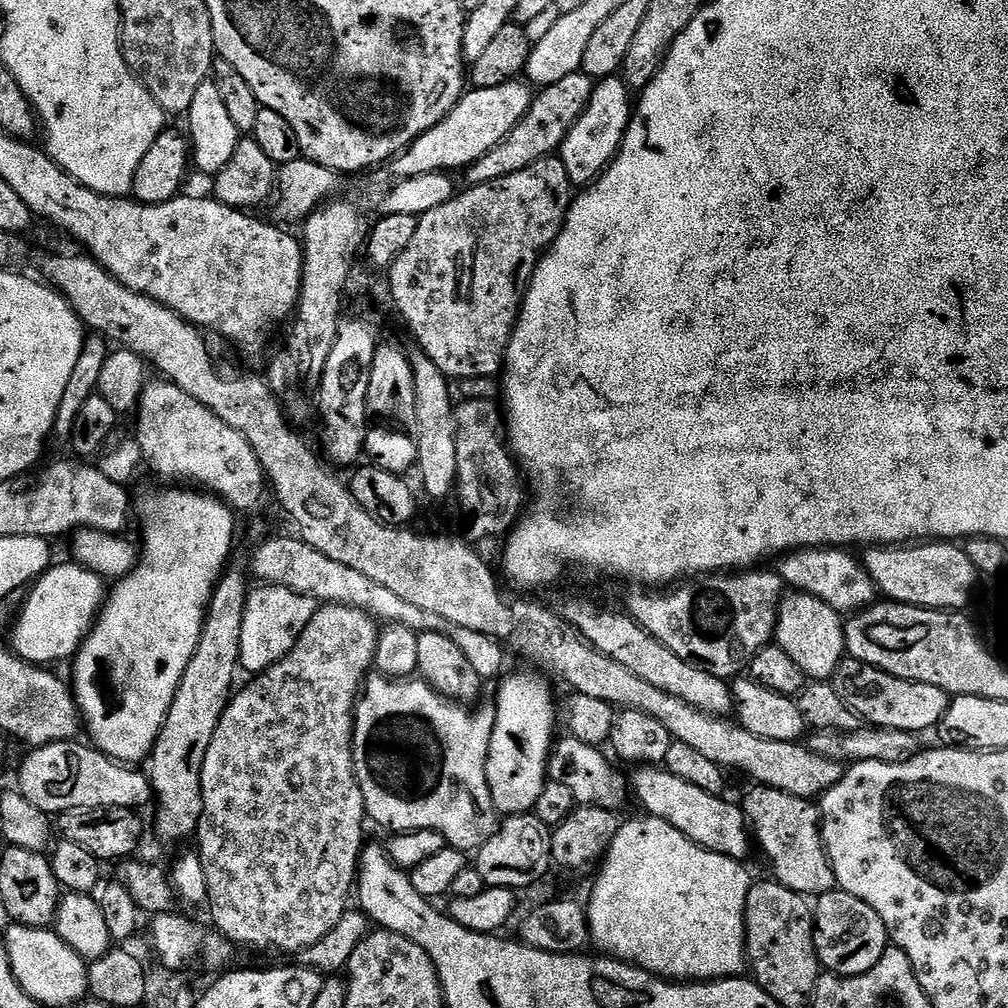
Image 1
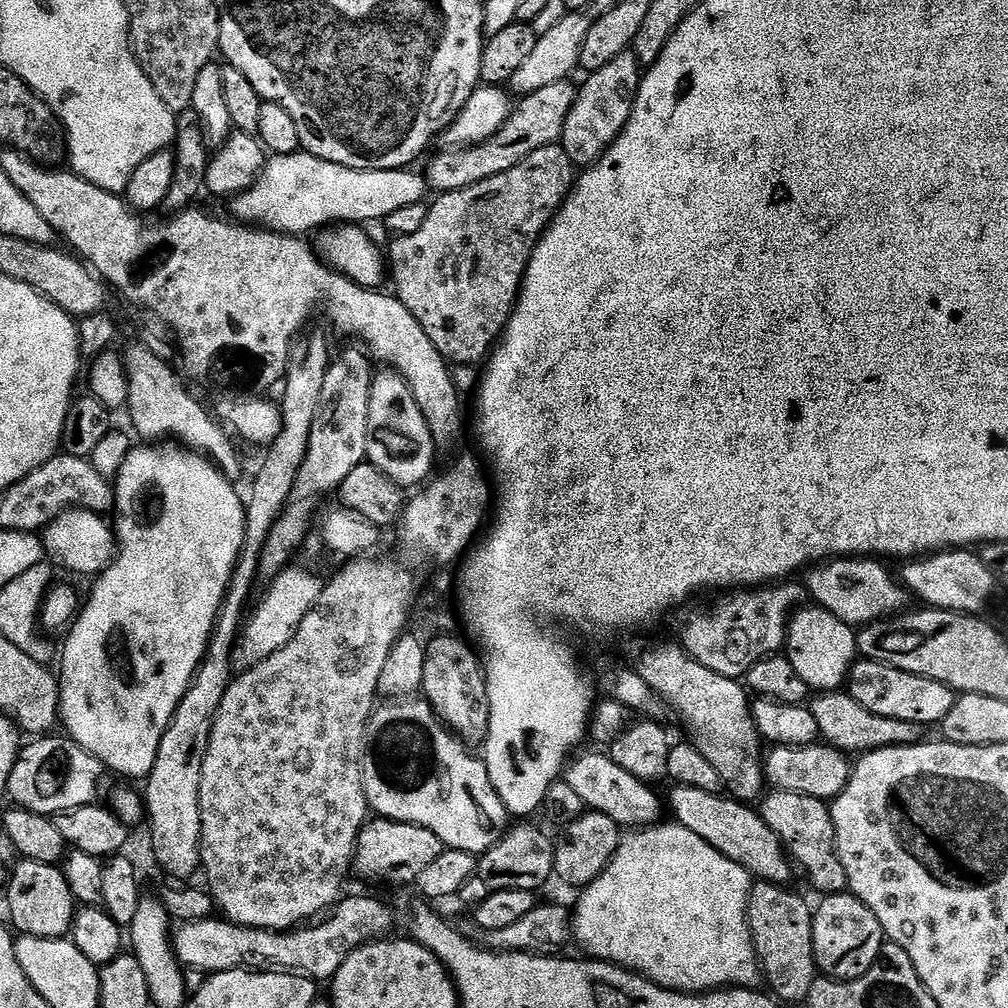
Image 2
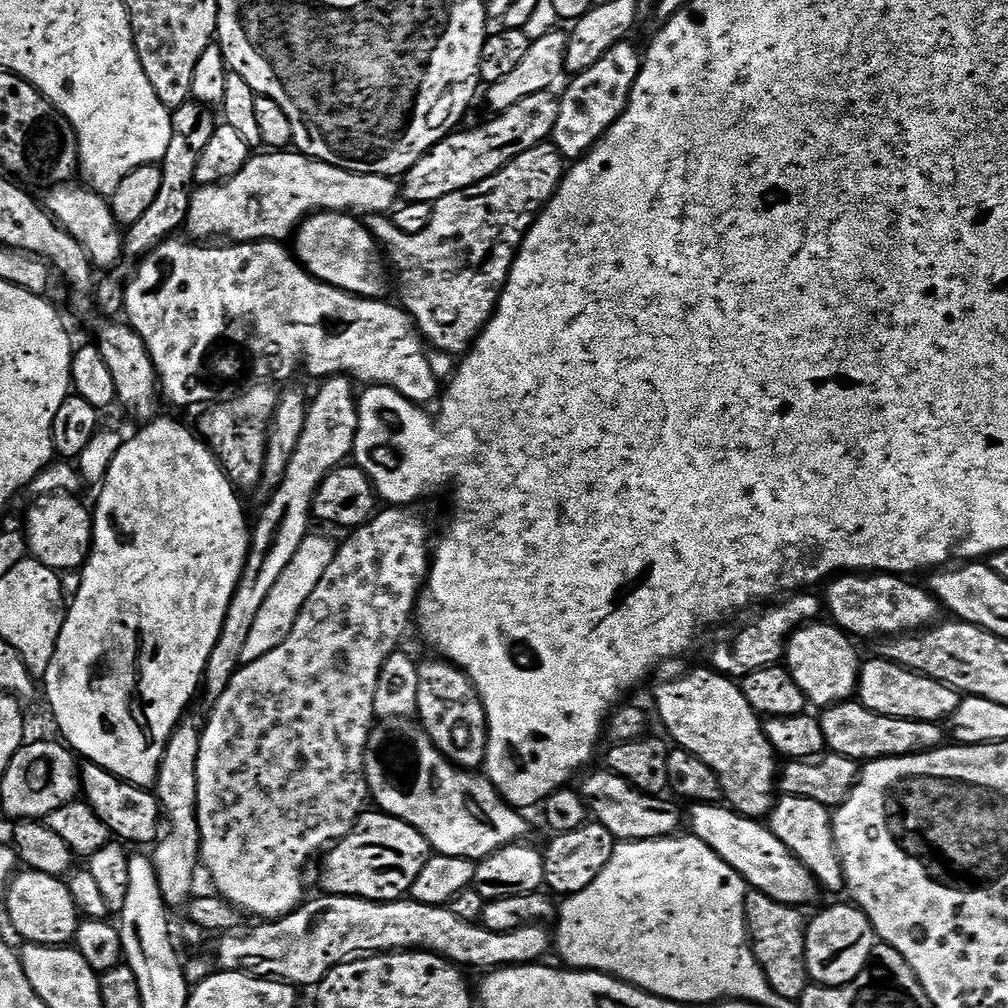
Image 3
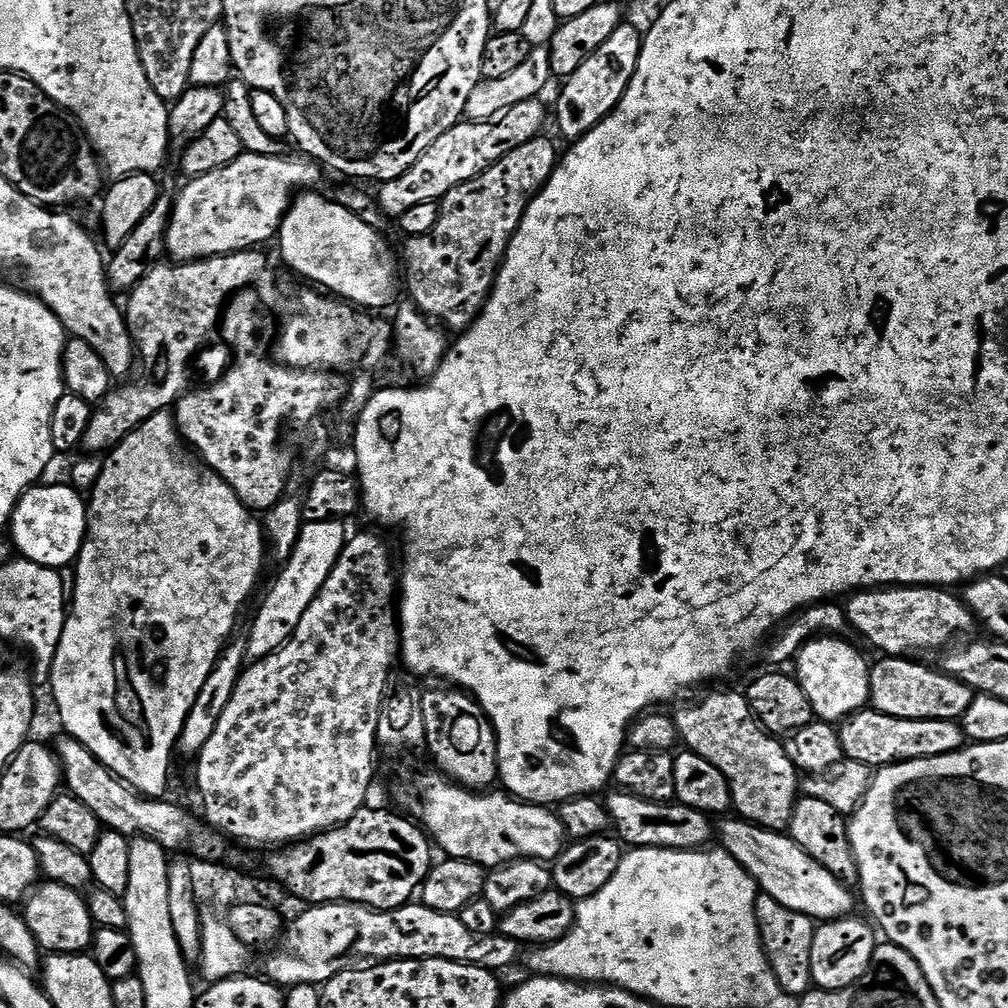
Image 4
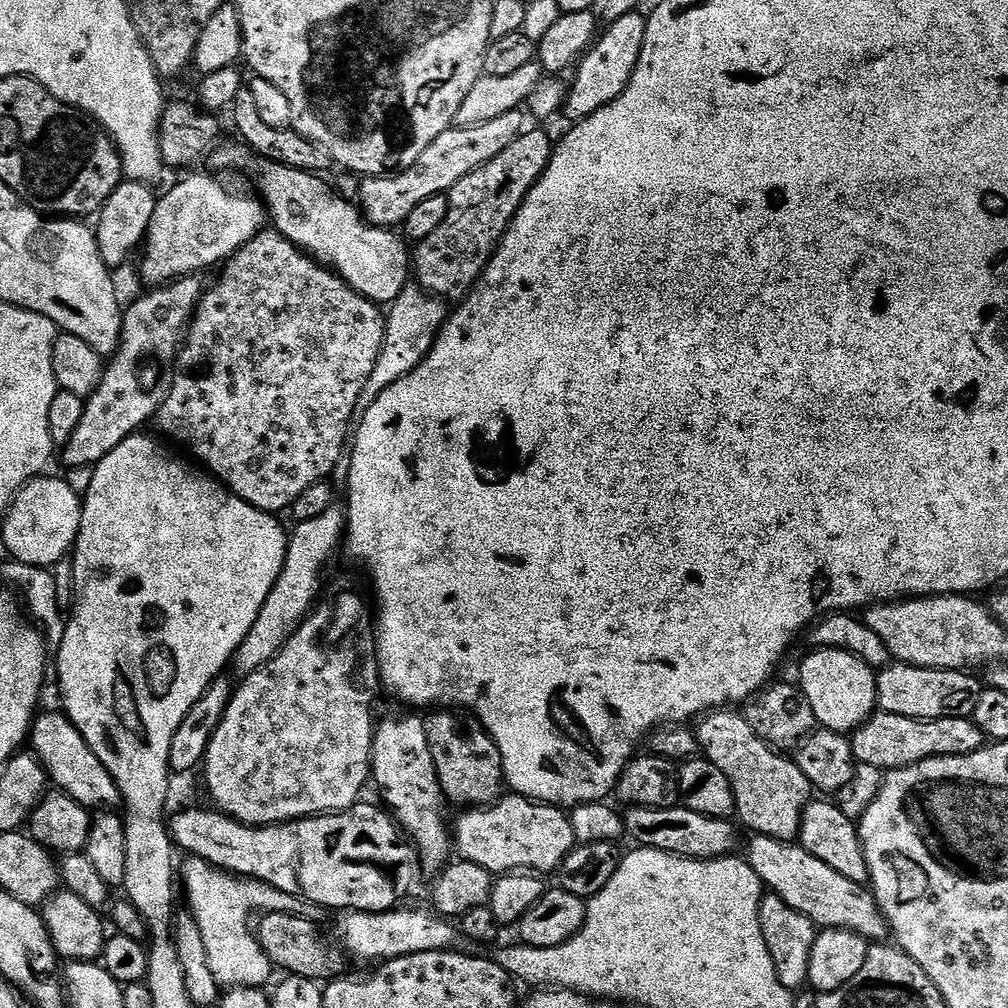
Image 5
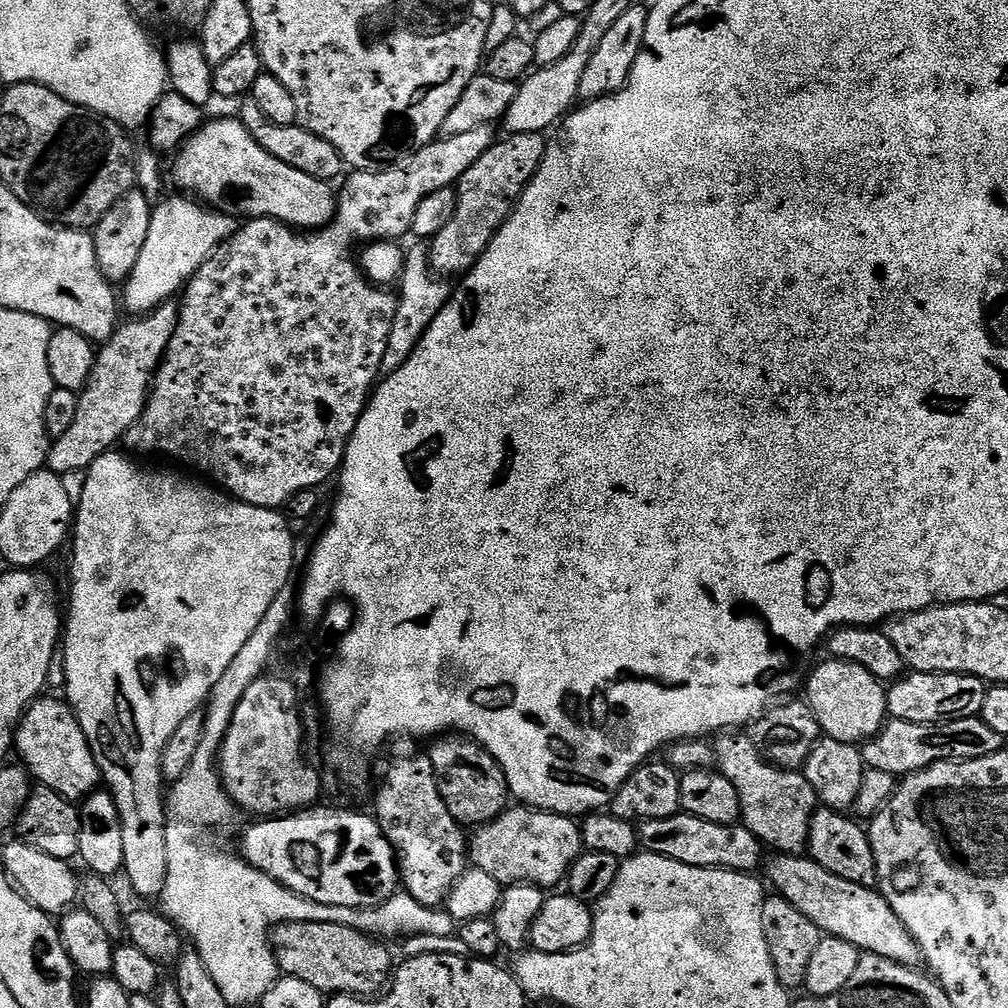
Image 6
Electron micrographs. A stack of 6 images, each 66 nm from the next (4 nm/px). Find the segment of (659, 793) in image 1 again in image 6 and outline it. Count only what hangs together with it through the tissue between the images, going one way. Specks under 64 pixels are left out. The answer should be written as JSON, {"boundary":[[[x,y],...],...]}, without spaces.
{"boundary":[[[776,854],[773,857],[768,864],[768,876],[776,887],[773,889],[792,903],[799,912],[806,914],[806,918],[810,918],[810,922],[814,922],[814,926],[818,926],[821,933],[842,938],[853,944],[855,948],[859,948],[861,953],[873,952],[882,958],[890,958],[896,964],[916,966],[921,963],[918,942],[912,937],[910,930],[902,922],[902,918],[894,914],[890,902],[886,902],[886,898],[880,895],[876,888],[863,888],[854,882],[846,882],[846,878],[838,878],[838,874],[830,874],[830,870],[818,866],[815,860],[805,858],[803,855]]]}

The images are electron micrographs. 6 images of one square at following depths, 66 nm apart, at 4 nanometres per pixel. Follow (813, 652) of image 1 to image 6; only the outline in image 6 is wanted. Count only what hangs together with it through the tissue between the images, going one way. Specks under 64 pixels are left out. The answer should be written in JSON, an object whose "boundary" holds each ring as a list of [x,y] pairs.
{"boundary":[[[825,659],[825,664],[820,664],[816,669],[809,671],[806,676],[806,688],[808,693],[806,699],[808,705],[812,707],[814,718],[818,718],[821,733],[829,740],[846,742],[847,744],[859,745],[865,740],[870,740],[880,732],[886,721],[888,714],[888,694],[885,685],[870,670],[858,666],[849,660]]]}

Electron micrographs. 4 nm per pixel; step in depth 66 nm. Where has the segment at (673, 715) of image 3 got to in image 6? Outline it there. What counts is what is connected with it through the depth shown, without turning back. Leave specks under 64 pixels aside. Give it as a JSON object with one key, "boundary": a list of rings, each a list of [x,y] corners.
{"boundary":[[[720,734],[715,737],[714,747],[716,750],[716,768],[730,778],[734,790],[738,790],[740,799],[740,818],[743,827],[749,828],[759,838],[761,845],[768,844],[777,853],[786,856],[799,856],[807,849],[808,835],[810,834],[810,822],[812,815],[818,807],[818,801],[810,782],[804,776],[803,771],[778,768],[769,764],[767,759],[762,758],[761,749],[751,735],[736,736],[740,734]]]}

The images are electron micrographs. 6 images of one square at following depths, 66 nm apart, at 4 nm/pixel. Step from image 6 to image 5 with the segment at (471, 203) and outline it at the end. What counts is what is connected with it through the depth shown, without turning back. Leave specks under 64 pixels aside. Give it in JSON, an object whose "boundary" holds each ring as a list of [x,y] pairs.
{"boundary":[[[537,130],[530,134],[522,134],[498,154],[498,158],[490,158],[478,170],[466,174],[466,178],[459,180],[447,193],[448,213],[446,222],[430,234],[430,238],[419,241],[414,248],[414,276],[418,279],[418,284],[427,293],[436,297],[441,297],[448,302],[459,302],[469,295],[480,282],[480,277],[488,268],[488,263],[492,261],[492,256],[496,253],[497,247],[504,235],[508,233],[508,227],[518,214],[520,207],[524,205],[524,199],[530,194],[530,190],[542,178],[542,174],[548,168],[548,163],[552,157],[554,140],[551,140],[543,130]]]}

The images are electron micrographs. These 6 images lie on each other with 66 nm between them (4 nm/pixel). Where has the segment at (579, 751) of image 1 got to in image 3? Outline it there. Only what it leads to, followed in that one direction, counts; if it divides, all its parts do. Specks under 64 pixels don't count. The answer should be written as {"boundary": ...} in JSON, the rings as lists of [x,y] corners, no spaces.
{"boundary":[[[591,772],[583,777],[584,785],[579,785],[578,791],[595,823],[606,826],[616,841],[662,840],[681,831],[679,803],[671,804],[664,796],[648,796],[639,792],[633,784],[618,778],[618,774],[613,772]]]}

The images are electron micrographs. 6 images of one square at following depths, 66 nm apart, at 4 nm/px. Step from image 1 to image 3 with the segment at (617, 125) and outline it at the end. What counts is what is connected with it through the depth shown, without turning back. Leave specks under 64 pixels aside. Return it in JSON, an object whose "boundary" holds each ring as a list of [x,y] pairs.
{"boundary":[[[625,42],[606,50],[590,70],[573,75],[568,89],[560,96],[558,122],[554,122],[554,130],[550,143],[564,156],[565,161],[581,160],[589,150],[601,140],[618,122],[618,118],[628,105],[634,82],[640,73],[642,63],[641,49],[636,49],[632,42]]]}

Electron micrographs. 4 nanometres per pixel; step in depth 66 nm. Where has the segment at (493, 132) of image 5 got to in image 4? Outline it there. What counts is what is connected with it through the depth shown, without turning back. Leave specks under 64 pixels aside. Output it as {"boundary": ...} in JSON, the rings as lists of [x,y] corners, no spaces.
{"boundary":[[[543,99],[527,100],[518,102],[510,110],[506,110],[504,115],[495,120],[478,120],[475,122],[461,122],[455,124],[406,174],[402,174],[393,180],[385,180],[379,185],[378,203],[380,211],[388,218],[399,218],[406,214],[406,210],[411,210],[413,206],[418,206],[422,202],[439,202],[444,199],[450,190],[454,190],[460,184],[470,182],[478,178],[494,162],[506,158],[510,150],[518,150],[526,142],[530,142],[536,136],[545,131],[544,123],[549,123],[550,112],[544,109]]]}

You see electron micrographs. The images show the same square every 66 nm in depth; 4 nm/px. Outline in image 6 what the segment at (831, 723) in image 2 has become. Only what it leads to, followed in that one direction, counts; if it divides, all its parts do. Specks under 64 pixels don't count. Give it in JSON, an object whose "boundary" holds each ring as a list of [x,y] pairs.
{"boundary":[[[979,716],[961,720],[943,720],[941,724],[919,724],[889,719],[880,732],[870,740],[863,741],[864,763],[874,770],[886,770],[897,778],[921,772],[940,760],[973,760],[989,756],[1005,747],[1005,737],[994,734],[990,726]]]}

